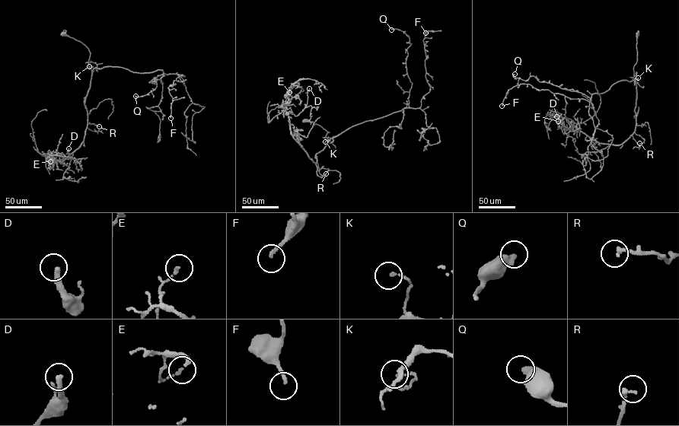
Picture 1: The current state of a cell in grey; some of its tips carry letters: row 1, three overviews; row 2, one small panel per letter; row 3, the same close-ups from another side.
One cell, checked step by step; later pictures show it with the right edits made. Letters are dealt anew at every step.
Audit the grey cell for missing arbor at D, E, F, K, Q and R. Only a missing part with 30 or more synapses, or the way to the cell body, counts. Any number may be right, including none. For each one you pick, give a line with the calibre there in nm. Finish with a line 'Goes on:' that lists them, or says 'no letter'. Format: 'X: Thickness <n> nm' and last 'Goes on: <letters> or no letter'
Goes on: no letter

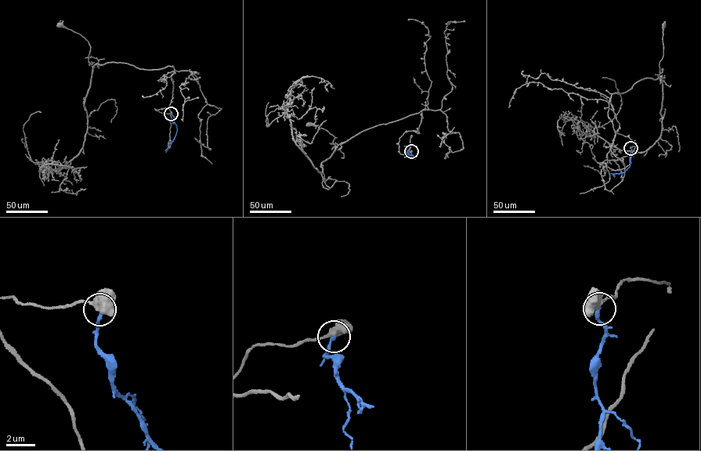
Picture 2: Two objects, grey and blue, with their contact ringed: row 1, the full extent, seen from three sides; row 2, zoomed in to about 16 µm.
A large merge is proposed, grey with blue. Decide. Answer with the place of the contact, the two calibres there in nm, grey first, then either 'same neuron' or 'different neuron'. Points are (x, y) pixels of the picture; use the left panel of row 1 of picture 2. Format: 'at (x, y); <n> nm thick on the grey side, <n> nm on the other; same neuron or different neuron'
at (171, 113); 500 nm thick on the grey side, 240 nm on the other; different neuron

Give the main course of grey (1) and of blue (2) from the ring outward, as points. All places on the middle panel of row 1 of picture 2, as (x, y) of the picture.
1: (411, 151), (400, 154), (399, 138), (417, 131), (425, 108), (363, 131), (335, 149), (336, 137), (309, 124)
2: (411, 151), (415, 159), (410, 155), (406, 146)

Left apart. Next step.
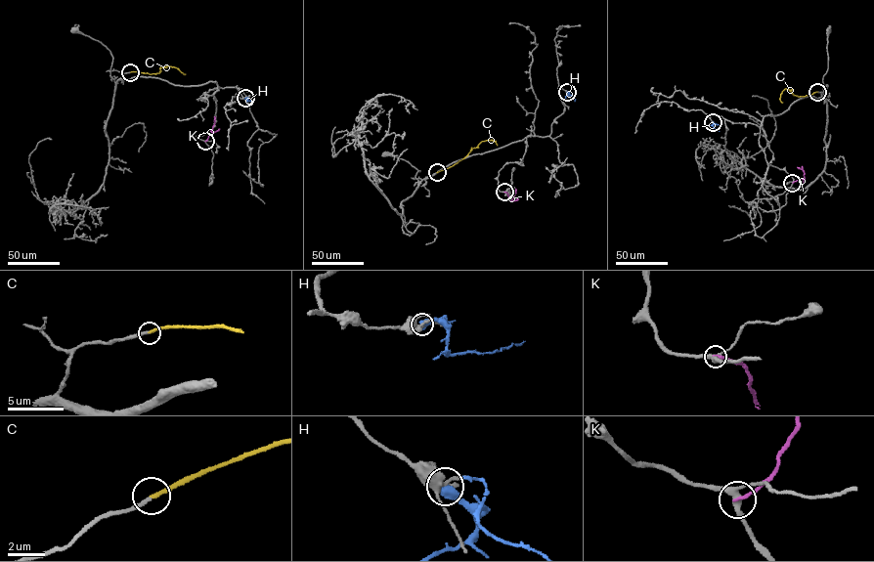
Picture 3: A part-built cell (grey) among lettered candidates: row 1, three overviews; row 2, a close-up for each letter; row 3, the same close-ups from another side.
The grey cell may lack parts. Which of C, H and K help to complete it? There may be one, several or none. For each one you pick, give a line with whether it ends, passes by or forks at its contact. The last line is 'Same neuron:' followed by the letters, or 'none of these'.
C: it ends
Same neuron: C

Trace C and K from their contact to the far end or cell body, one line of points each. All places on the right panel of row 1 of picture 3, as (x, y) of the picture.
C: (817, 92), (799, 97), (785, 88), (779, 99), (782, 103)
K: (792, 183), (805, 179), (804, 171), (797, 167)

